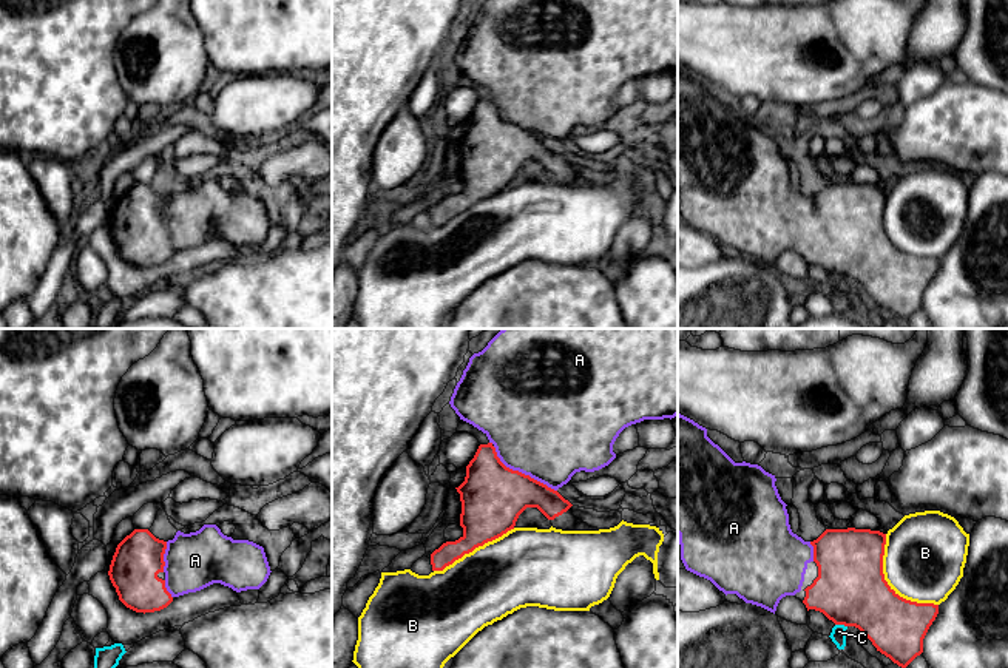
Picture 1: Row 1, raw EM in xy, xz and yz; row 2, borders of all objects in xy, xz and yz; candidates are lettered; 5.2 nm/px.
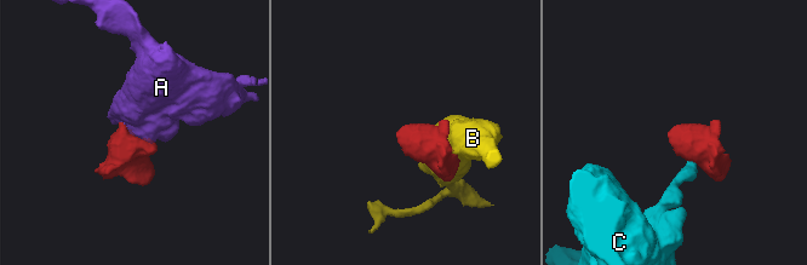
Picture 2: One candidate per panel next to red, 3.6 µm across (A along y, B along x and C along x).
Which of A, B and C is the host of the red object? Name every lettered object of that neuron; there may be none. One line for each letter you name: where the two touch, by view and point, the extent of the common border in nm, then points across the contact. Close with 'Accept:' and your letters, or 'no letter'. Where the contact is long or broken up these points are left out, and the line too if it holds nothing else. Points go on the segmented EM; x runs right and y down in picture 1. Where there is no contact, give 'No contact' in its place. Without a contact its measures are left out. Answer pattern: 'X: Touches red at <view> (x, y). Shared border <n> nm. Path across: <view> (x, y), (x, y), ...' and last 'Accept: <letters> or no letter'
A: Touches red at xz (520, 472). Shared border 400 nm
Accept: A

